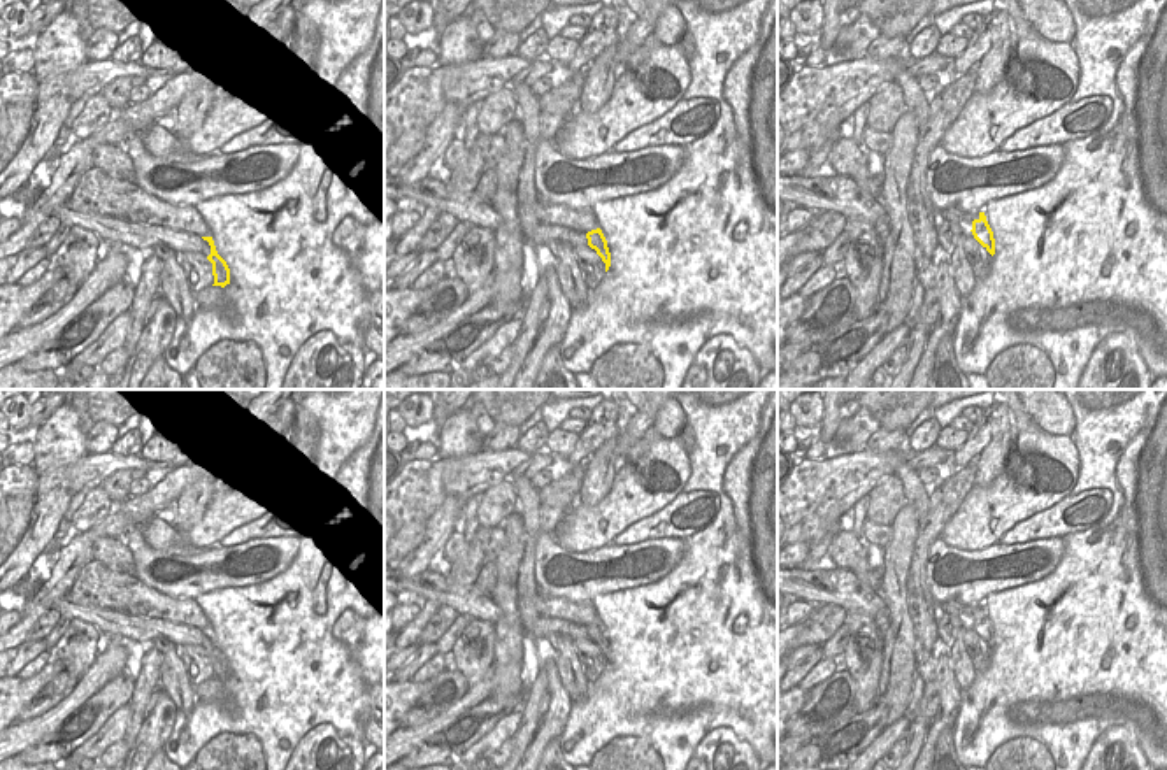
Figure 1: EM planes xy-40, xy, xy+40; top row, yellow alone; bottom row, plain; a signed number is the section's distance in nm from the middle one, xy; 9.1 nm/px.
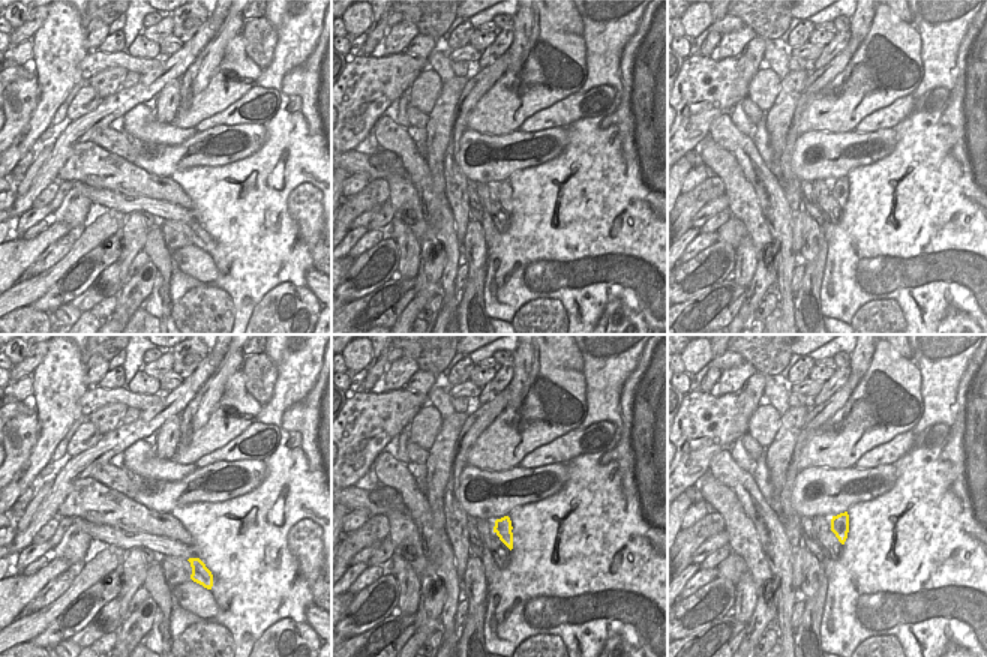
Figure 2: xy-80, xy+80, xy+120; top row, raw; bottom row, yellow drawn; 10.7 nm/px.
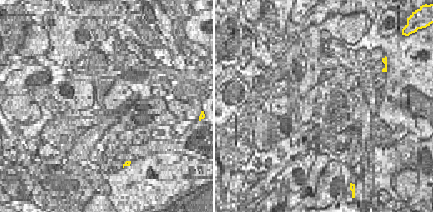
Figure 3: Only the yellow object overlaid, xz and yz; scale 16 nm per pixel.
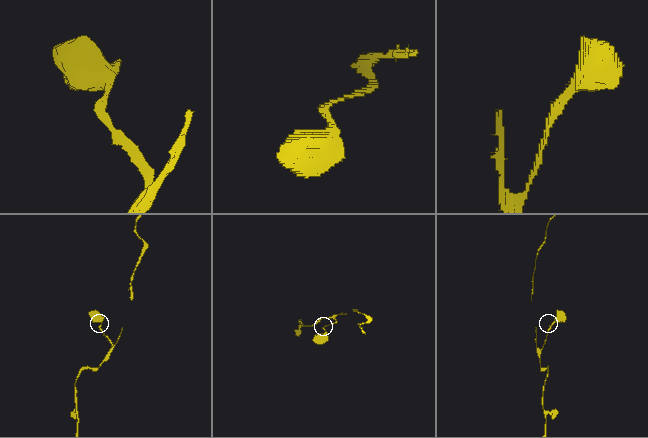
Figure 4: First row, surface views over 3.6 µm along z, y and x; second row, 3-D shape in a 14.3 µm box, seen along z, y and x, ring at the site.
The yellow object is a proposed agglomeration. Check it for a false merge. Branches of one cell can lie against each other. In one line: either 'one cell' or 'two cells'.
one cell

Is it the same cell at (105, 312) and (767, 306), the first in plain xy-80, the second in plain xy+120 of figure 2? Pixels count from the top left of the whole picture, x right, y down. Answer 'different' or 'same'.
same

